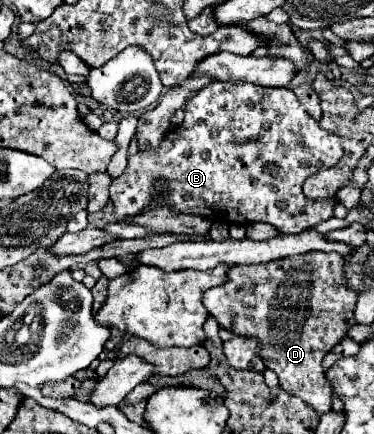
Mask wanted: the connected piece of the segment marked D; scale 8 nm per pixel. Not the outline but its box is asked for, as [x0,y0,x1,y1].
[203,252,357,416]

